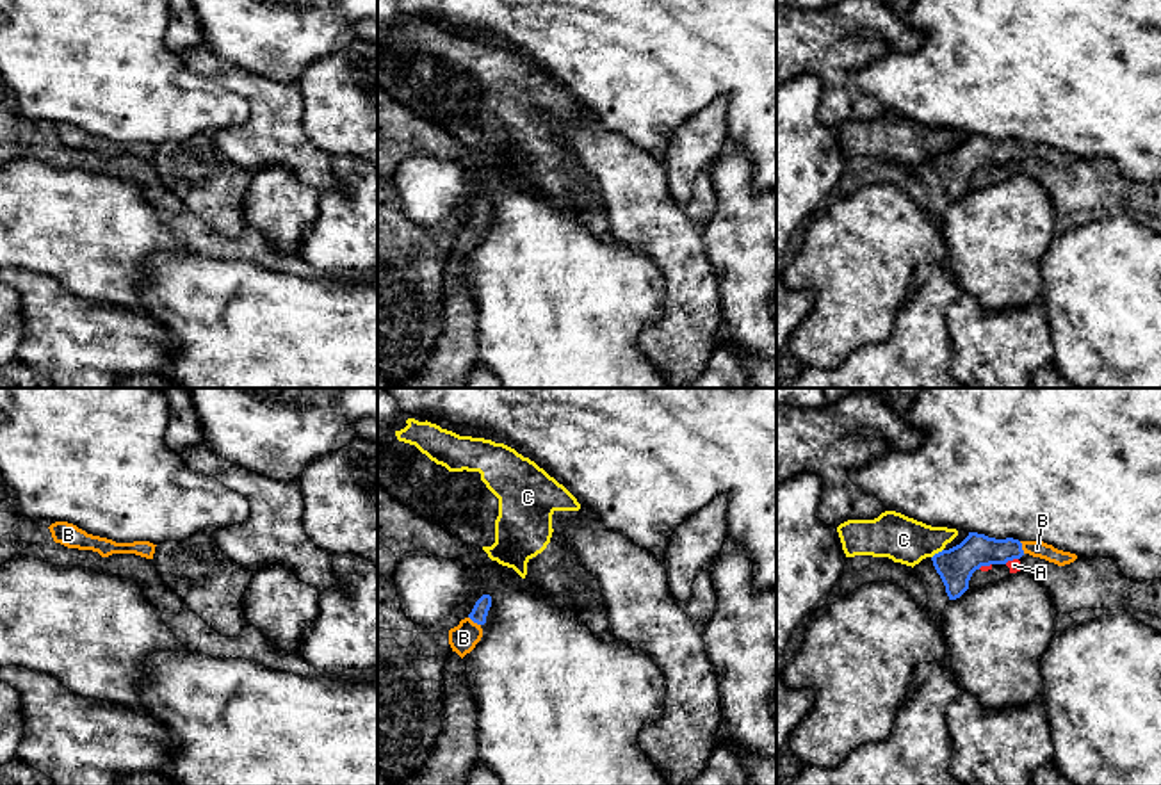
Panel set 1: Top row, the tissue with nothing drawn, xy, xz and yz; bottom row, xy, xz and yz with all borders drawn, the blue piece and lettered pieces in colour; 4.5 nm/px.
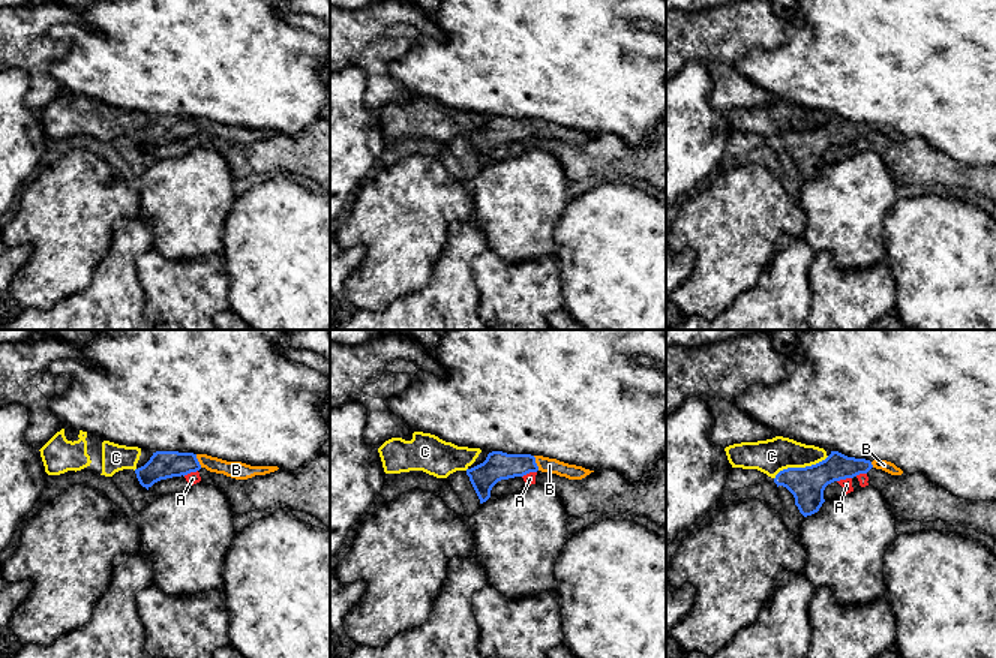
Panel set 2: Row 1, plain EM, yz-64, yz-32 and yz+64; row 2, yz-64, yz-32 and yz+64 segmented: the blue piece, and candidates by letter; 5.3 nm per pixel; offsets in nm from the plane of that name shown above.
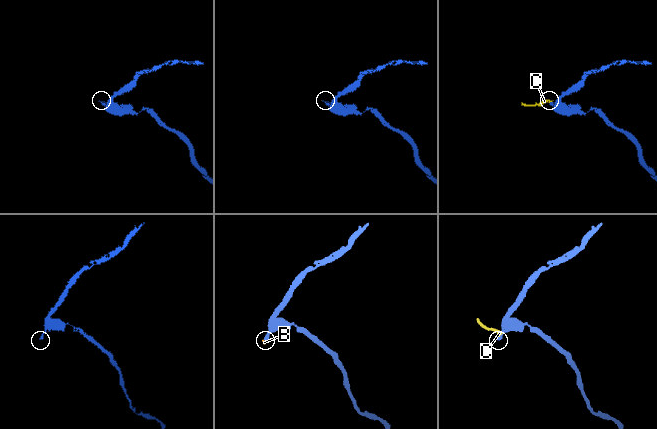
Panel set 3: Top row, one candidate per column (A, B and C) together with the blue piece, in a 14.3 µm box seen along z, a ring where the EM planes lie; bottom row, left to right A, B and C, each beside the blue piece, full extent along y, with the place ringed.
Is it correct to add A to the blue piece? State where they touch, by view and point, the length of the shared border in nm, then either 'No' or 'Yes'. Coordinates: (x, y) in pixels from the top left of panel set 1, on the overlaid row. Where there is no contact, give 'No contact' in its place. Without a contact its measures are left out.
Touches blue at yz (1010, 559). Shared border 70 nm. No

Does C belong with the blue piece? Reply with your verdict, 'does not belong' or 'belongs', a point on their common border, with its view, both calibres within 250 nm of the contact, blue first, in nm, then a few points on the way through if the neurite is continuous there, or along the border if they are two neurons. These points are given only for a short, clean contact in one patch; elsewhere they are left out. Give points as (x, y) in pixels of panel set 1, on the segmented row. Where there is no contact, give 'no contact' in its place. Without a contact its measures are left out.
does not belong; contact yz (939, 552); calibres 160 and 200 nm; border yz (942, 549), (932, 558)

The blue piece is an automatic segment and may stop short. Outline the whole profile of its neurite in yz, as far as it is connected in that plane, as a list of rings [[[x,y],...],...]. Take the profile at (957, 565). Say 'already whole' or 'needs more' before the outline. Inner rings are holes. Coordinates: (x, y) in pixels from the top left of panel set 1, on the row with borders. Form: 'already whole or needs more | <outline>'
needs more | [[[969,532],[960,545],[935,554],[931,561],[946,586],[949,600],[956,600],[969,589],[969,580],[976,570],[990,564],[1006,564],[1008,561],[1020,559],[1024,554],[1058,566],[1077,559],[1076,554],[1058,550],[1043,541],[995,539]]]

